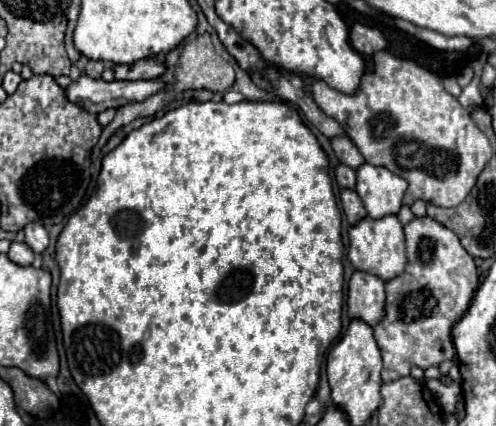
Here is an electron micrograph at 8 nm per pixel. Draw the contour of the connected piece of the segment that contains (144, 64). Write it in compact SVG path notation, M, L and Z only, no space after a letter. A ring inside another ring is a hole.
M142 59L134 65L116 65L114 79L116 81L140 81L150 77L160 77L164 73L164 63L158 59Z

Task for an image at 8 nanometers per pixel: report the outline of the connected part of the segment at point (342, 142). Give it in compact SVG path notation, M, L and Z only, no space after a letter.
M334 137L332 149L336 151L336 157L340 159L340 163L348 165L354 171L356 171L356 167L360 167L360 163L364 163L364 157L360 155L356 145L348 137Z

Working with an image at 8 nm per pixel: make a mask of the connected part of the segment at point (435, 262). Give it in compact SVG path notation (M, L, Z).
M420 217L408 223L404 233L408 263L402 275L386 283L386 317L374 327L374 339L384 361L382 381L386 383L410 375L414 365L428 369L456 357L452 327L462 319L478 289L474 259L450 229L430 217Z

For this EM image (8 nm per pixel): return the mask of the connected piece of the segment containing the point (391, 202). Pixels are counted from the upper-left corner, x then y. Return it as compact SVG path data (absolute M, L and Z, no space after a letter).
M364 163L356 171L356 177L358 177L356 193L360 195L372 219L398 215L404 191L408 189L408 183L402 177L390 173L384 167L374 167L370 163Z

